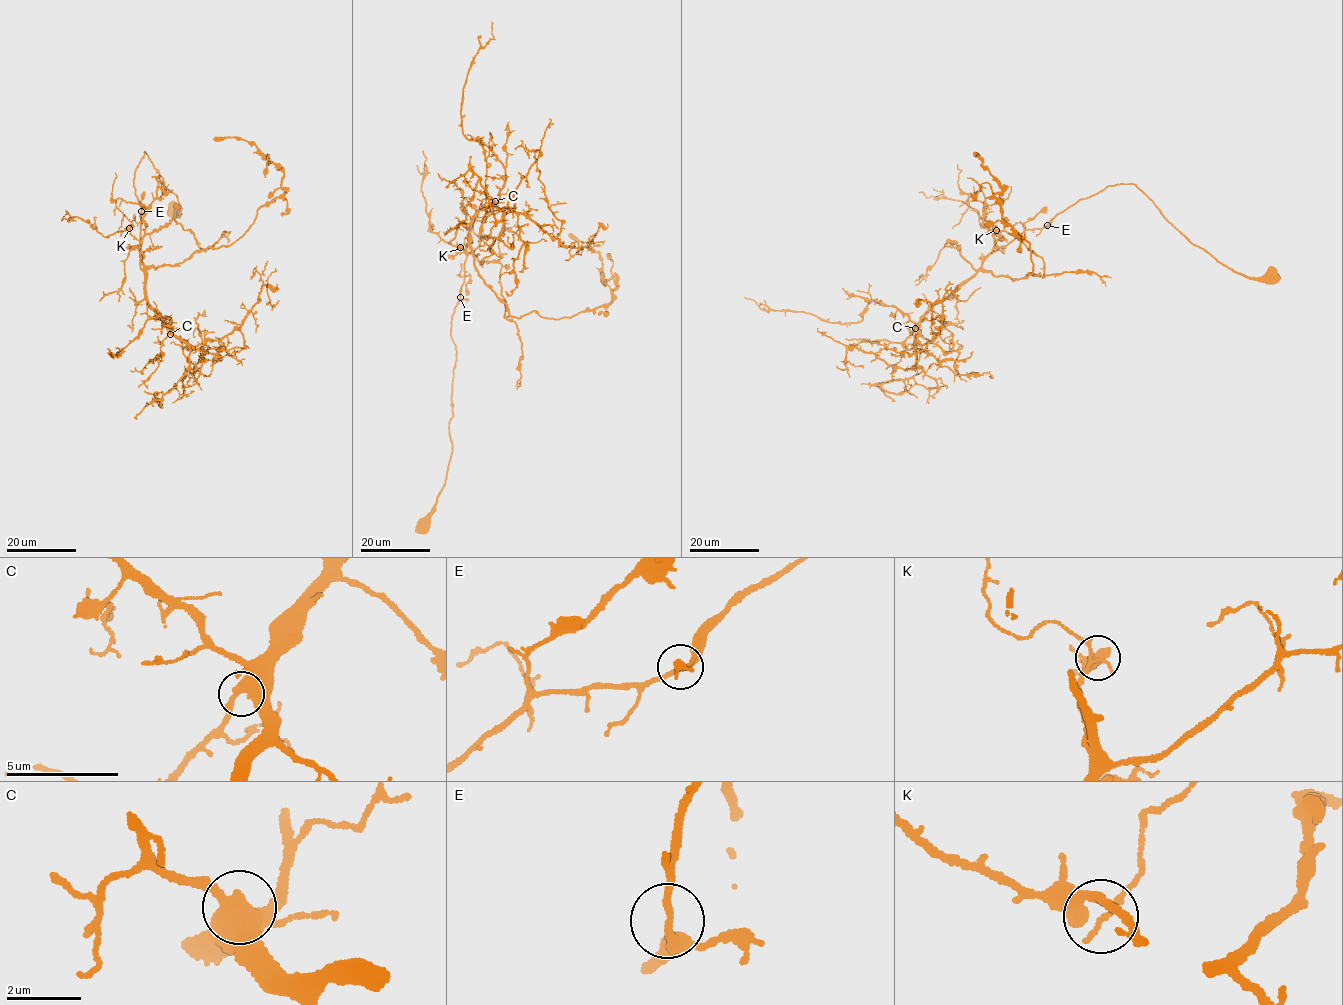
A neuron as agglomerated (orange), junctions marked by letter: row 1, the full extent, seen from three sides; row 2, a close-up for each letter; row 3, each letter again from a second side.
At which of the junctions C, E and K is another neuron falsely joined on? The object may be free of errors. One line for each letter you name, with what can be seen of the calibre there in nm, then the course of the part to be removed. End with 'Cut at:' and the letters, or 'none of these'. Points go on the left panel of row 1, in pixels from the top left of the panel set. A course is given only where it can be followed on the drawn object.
Cut at: none of these

